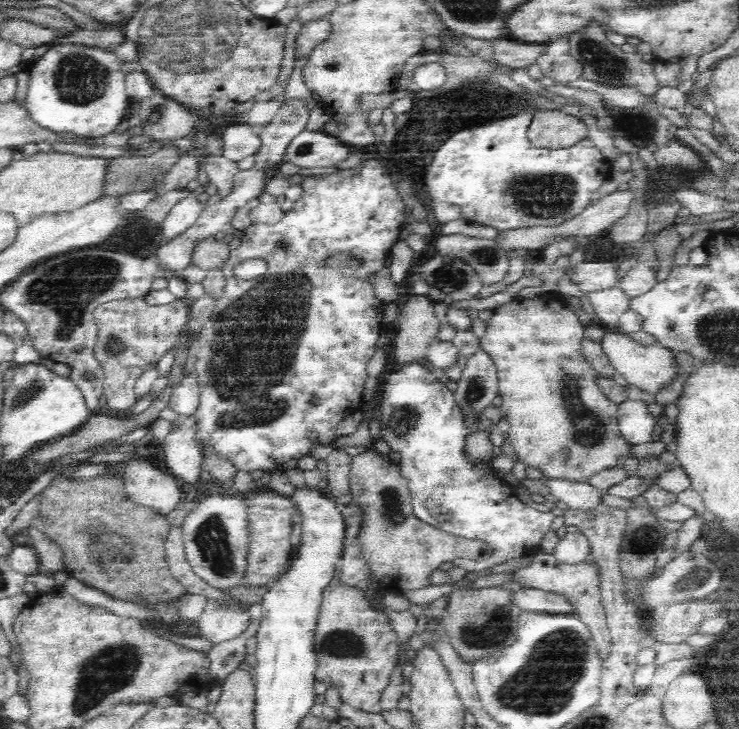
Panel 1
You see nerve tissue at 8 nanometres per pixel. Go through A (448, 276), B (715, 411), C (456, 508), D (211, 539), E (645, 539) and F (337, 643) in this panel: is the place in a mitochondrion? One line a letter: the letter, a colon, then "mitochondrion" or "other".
A: mitochondrion
B: other
C: other
D: mitochondrion
E: mitochondrion
F: mitochondrion

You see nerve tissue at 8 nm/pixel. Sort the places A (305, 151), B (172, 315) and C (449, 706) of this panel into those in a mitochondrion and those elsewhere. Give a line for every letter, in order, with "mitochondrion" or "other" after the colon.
A: mitochondrion
B: other
C: other

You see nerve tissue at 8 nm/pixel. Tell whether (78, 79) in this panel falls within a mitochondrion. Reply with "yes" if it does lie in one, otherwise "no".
yes

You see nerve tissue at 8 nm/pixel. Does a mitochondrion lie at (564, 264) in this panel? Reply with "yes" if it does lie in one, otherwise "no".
no

